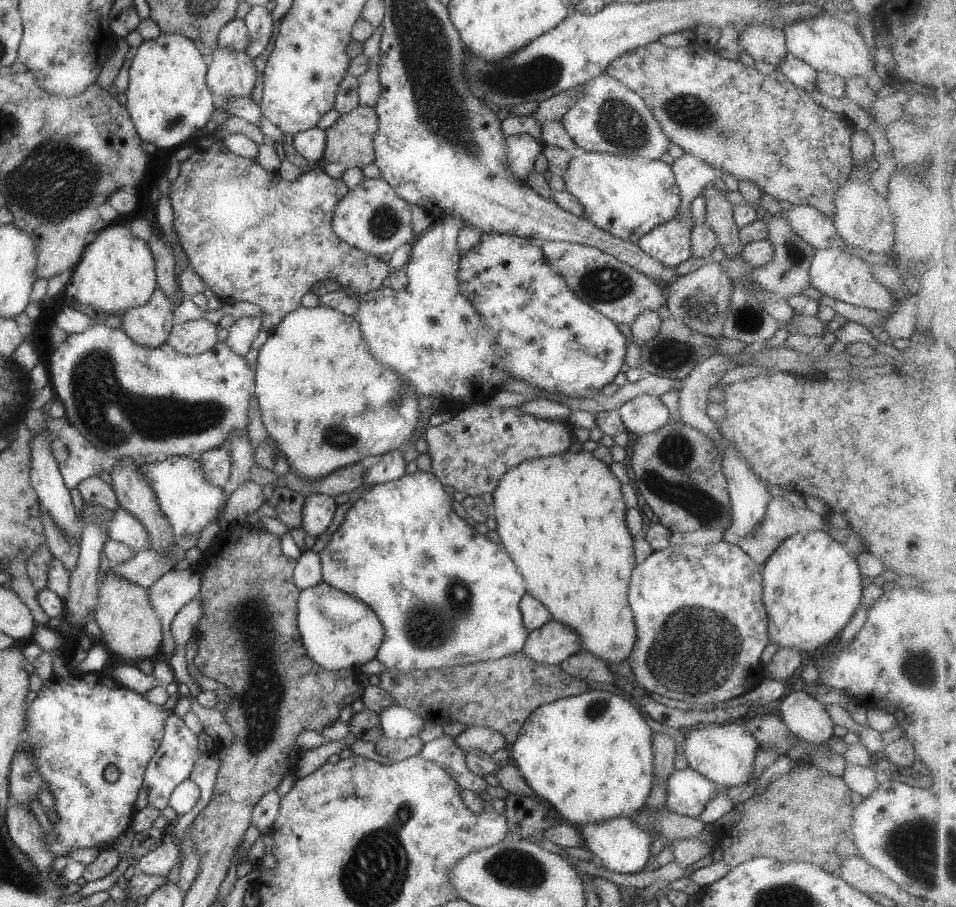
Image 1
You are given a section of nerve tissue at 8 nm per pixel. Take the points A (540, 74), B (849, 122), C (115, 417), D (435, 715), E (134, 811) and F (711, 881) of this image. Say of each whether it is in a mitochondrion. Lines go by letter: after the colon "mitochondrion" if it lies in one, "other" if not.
A: mitochondrion
B: other
C: mitochondrion
D: other
E: other
F: other

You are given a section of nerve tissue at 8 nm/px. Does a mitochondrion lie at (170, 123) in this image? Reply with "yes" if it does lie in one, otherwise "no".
yes

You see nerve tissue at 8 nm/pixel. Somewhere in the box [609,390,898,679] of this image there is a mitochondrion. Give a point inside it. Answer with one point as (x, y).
(673, 454)

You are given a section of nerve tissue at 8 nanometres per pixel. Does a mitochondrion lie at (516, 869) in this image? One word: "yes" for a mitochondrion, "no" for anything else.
yes

